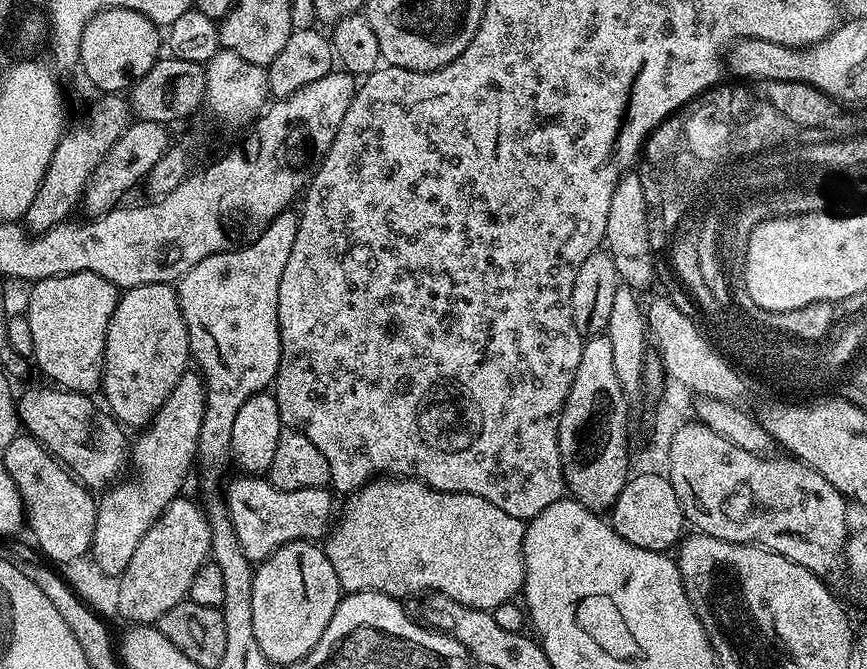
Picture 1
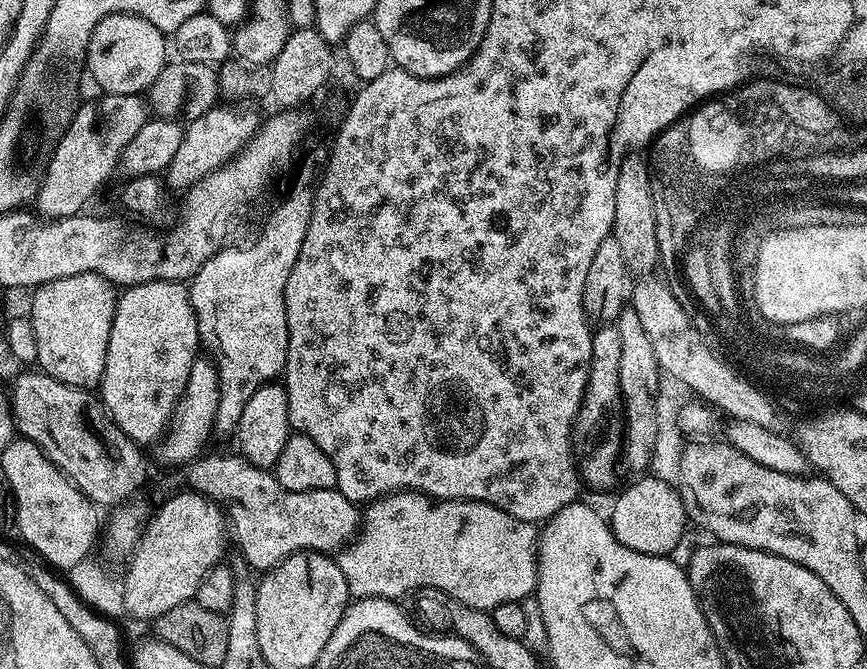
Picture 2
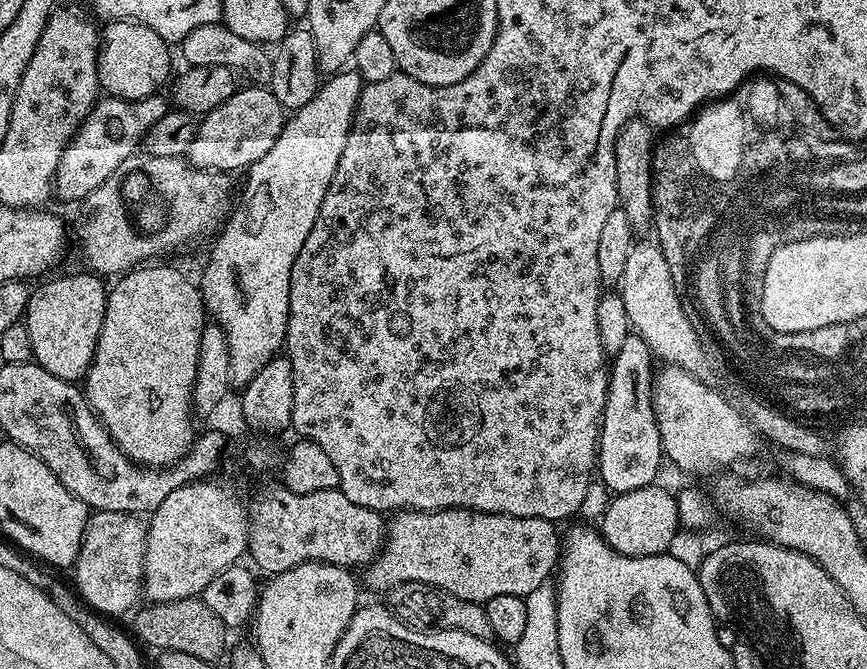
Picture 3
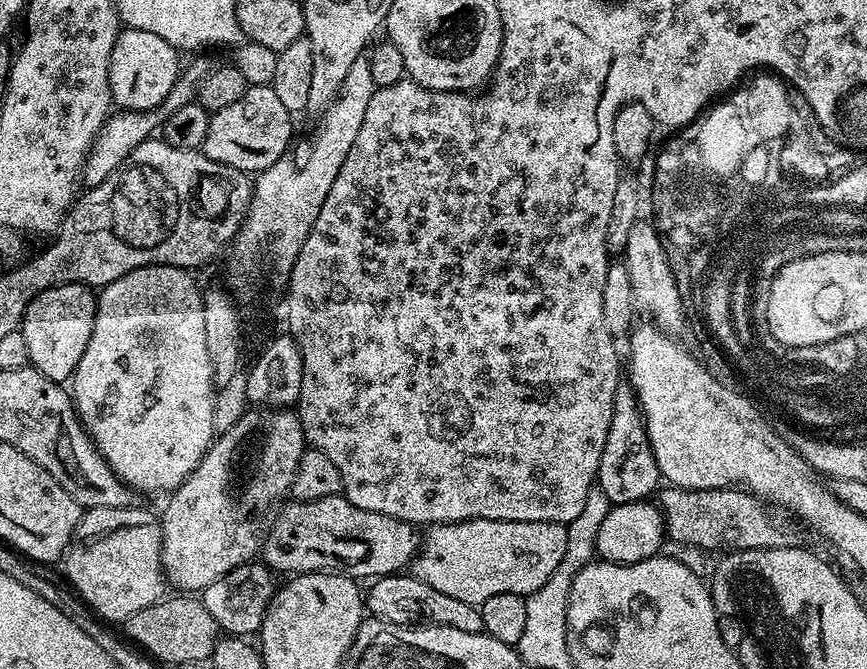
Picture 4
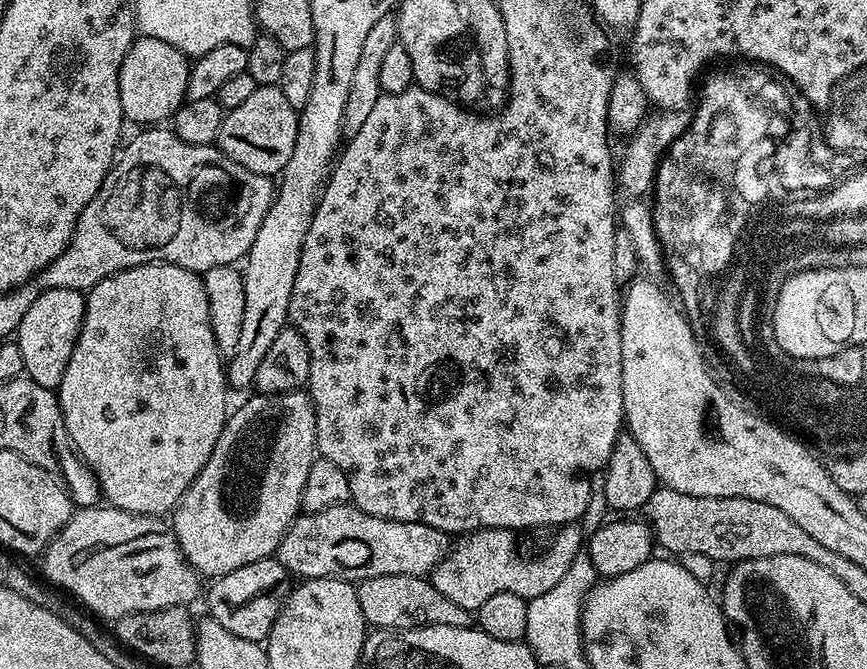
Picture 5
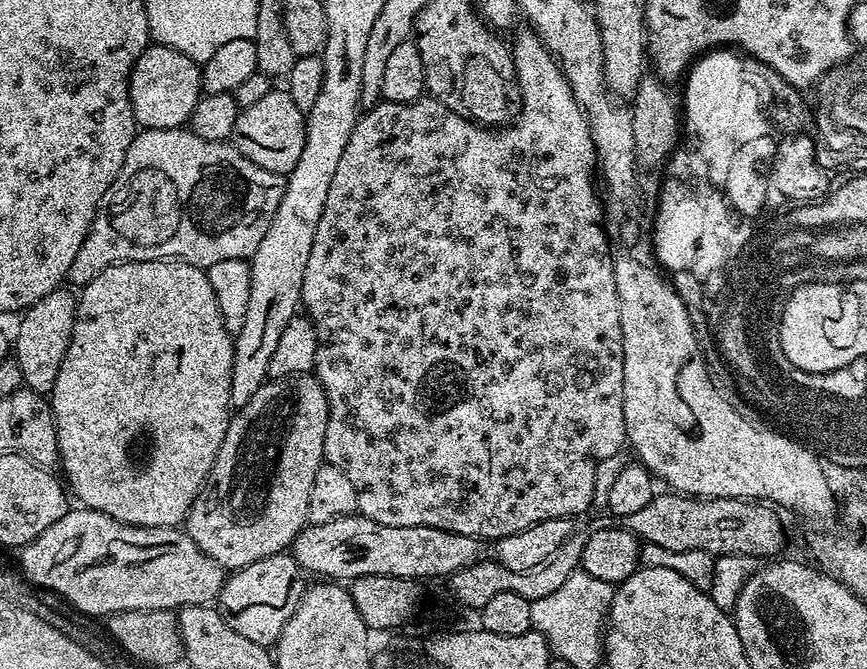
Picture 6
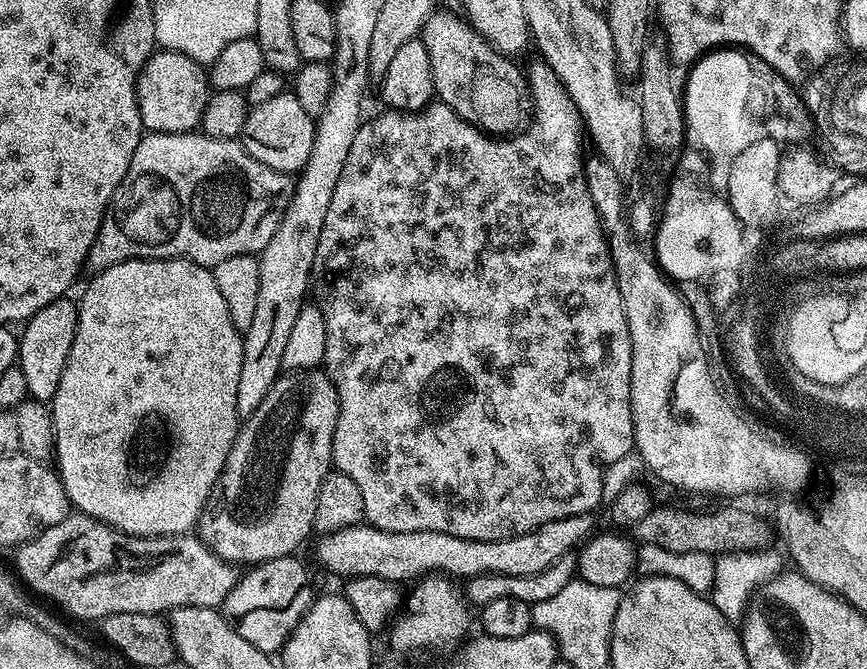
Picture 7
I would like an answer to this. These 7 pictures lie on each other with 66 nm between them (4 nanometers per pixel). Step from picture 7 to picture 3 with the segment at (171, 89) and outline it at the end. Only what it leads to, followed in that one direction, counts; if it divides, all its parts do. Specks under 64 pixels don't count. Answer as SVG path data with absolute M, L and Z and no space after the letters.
M113 20L105 23L98 54L98 78L101 89L107 95L123 100L141 100L157 95L158 90L163 89L160 87L164 83L167 85L173 75L172 56L168 53L168 48L169 41L163 40L154 30L132 20Z

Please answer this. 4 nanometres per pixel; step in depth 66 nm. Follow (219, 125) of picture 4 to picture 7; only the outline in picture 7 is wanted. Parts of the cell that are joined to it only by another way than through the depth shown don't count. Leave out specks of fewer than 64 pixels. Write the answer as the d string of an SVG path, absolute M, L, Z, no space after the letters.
M286 90L278 98L249 107L242 143L251 156L279 172L299 174L314 150L316 120L298 103L295 91Z

